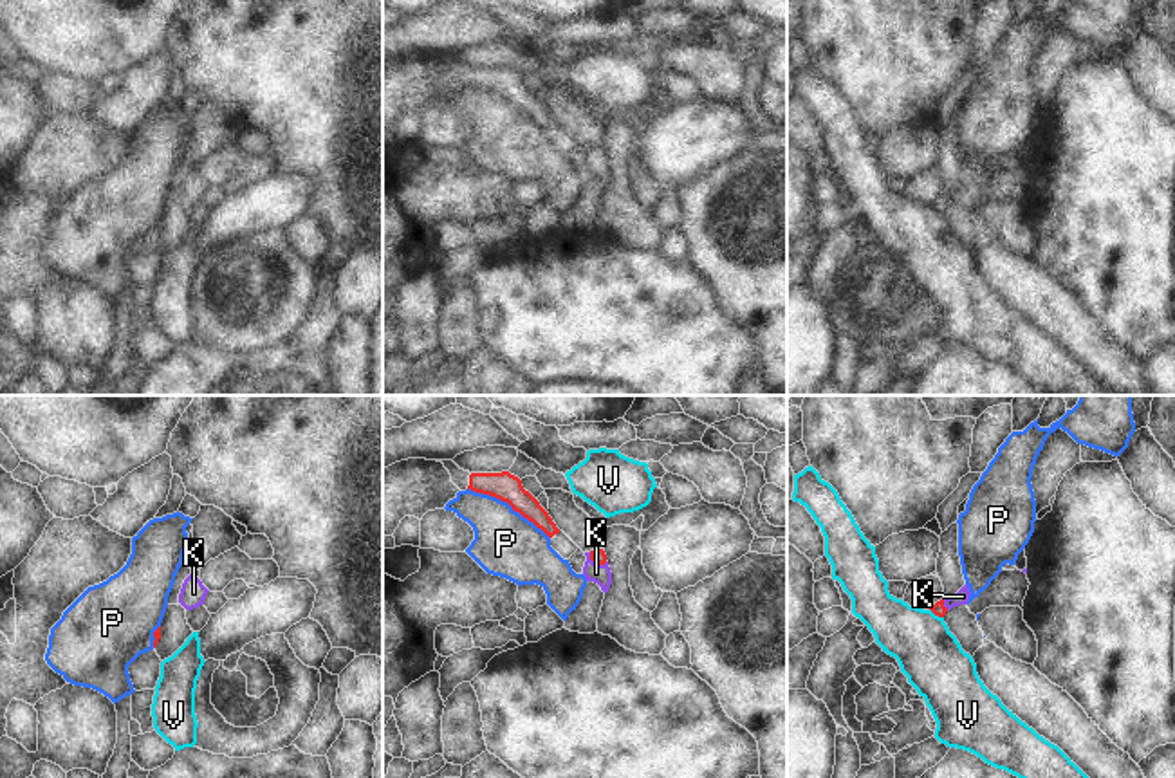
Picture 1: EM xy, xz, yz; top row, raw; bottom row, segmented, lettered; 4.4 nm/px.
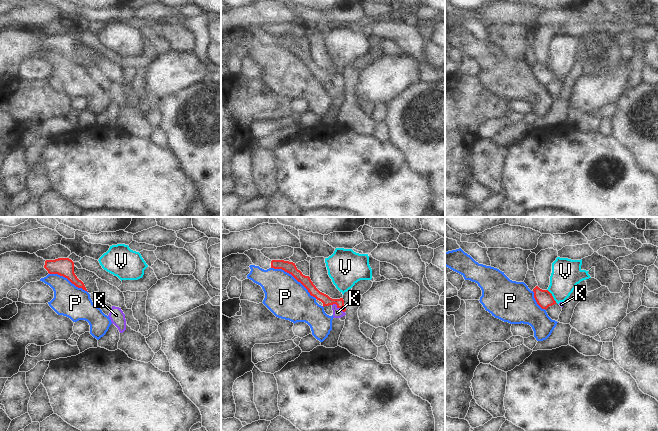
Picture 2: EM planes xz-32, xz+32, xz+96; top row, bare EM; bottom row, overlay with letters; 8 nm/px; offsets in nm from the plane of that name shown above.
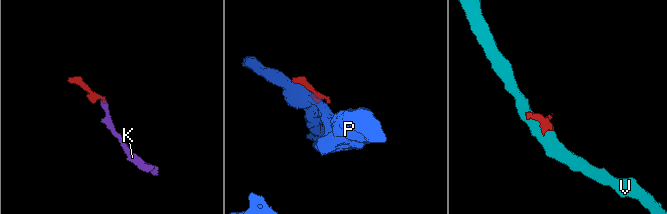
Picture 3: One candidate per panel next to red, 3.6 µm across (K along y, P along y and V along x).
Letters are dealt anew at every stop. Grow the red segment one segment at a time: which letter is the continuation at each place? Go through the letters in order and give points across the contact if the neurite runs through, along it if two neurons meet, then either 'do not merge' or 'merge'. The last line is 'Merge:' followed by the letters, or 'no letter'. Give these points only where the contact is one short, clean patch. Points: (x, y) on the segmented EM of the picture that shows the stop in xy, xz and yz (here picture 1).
K: runs through xz (598, 555), (596, 562), (596, 573); merge
P: border along xz (468, 488), (506, 500), (549, 538); do not merge
V: border along yz (930, 609), (943, 618); do not merge
Merge: K

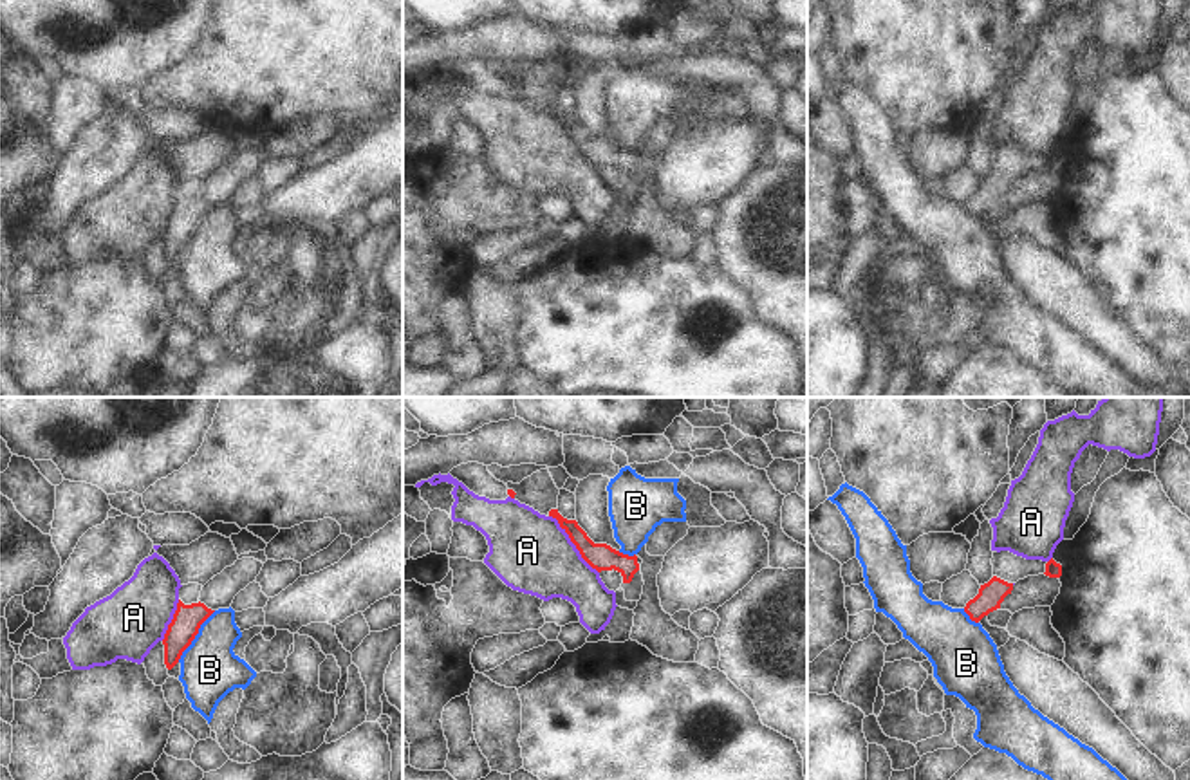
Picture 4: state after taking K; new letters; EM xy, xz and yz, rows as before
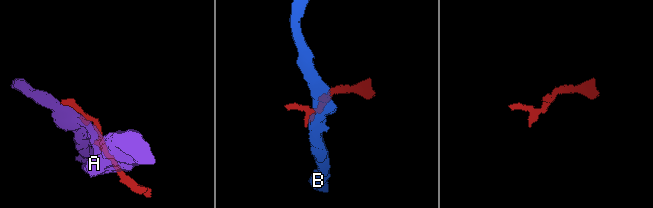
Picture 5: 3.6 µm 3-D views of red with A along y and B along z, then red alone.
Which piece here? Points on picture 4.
A: border along xz (549, 515), (598, 573); do not merge
B: border along xy (215, 611), (201, 625), (177, 661); do not merge
Merge: no letter

